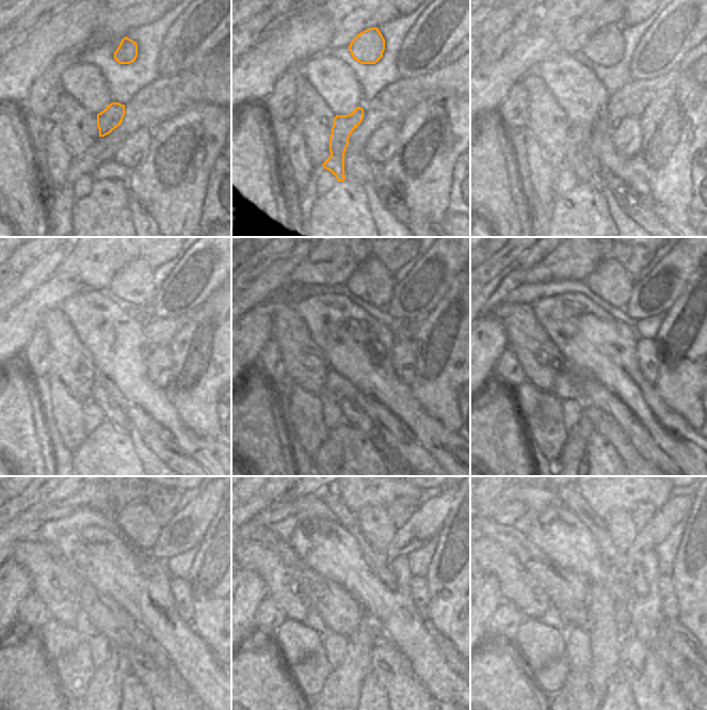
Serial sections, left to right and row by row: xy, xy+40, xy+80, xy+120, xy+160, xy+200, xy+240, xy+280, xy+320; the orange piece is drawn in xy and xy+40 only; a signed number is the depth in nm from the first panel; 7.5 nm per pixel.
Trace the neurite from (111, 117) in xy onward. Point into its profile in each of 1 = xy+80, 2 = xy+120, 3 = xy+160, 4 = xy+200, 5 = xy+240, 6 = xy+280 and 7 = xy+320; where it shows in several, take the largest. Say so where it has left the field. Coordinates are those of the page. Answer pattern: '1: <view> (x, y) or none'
1: xy+80 (579, 159)
2: xy+120 (105, 393)
3: xy+160 (337, 388)
4: xy+200 (605, 424)
5: xy+240 (156, 681)
6: xy+280 (392, 669)
7: xy+320 (656, 693)

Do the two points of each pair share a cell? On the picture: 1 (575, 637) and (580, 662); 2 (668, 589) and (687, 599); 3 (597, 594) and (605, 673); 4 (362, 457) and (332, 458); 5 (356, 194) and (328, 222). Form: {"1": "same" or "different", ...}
{"1": "same", "2": "different", "3": "same", "4": "same", "5": "same"}

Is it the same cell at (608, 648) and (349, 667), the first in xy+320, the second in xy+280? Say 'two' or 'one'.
one

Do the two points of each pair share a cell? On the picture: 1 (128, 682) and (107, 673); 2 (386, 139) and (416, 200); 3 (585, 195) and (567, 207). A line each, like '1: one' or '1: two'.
1: two
2: two
3: one

